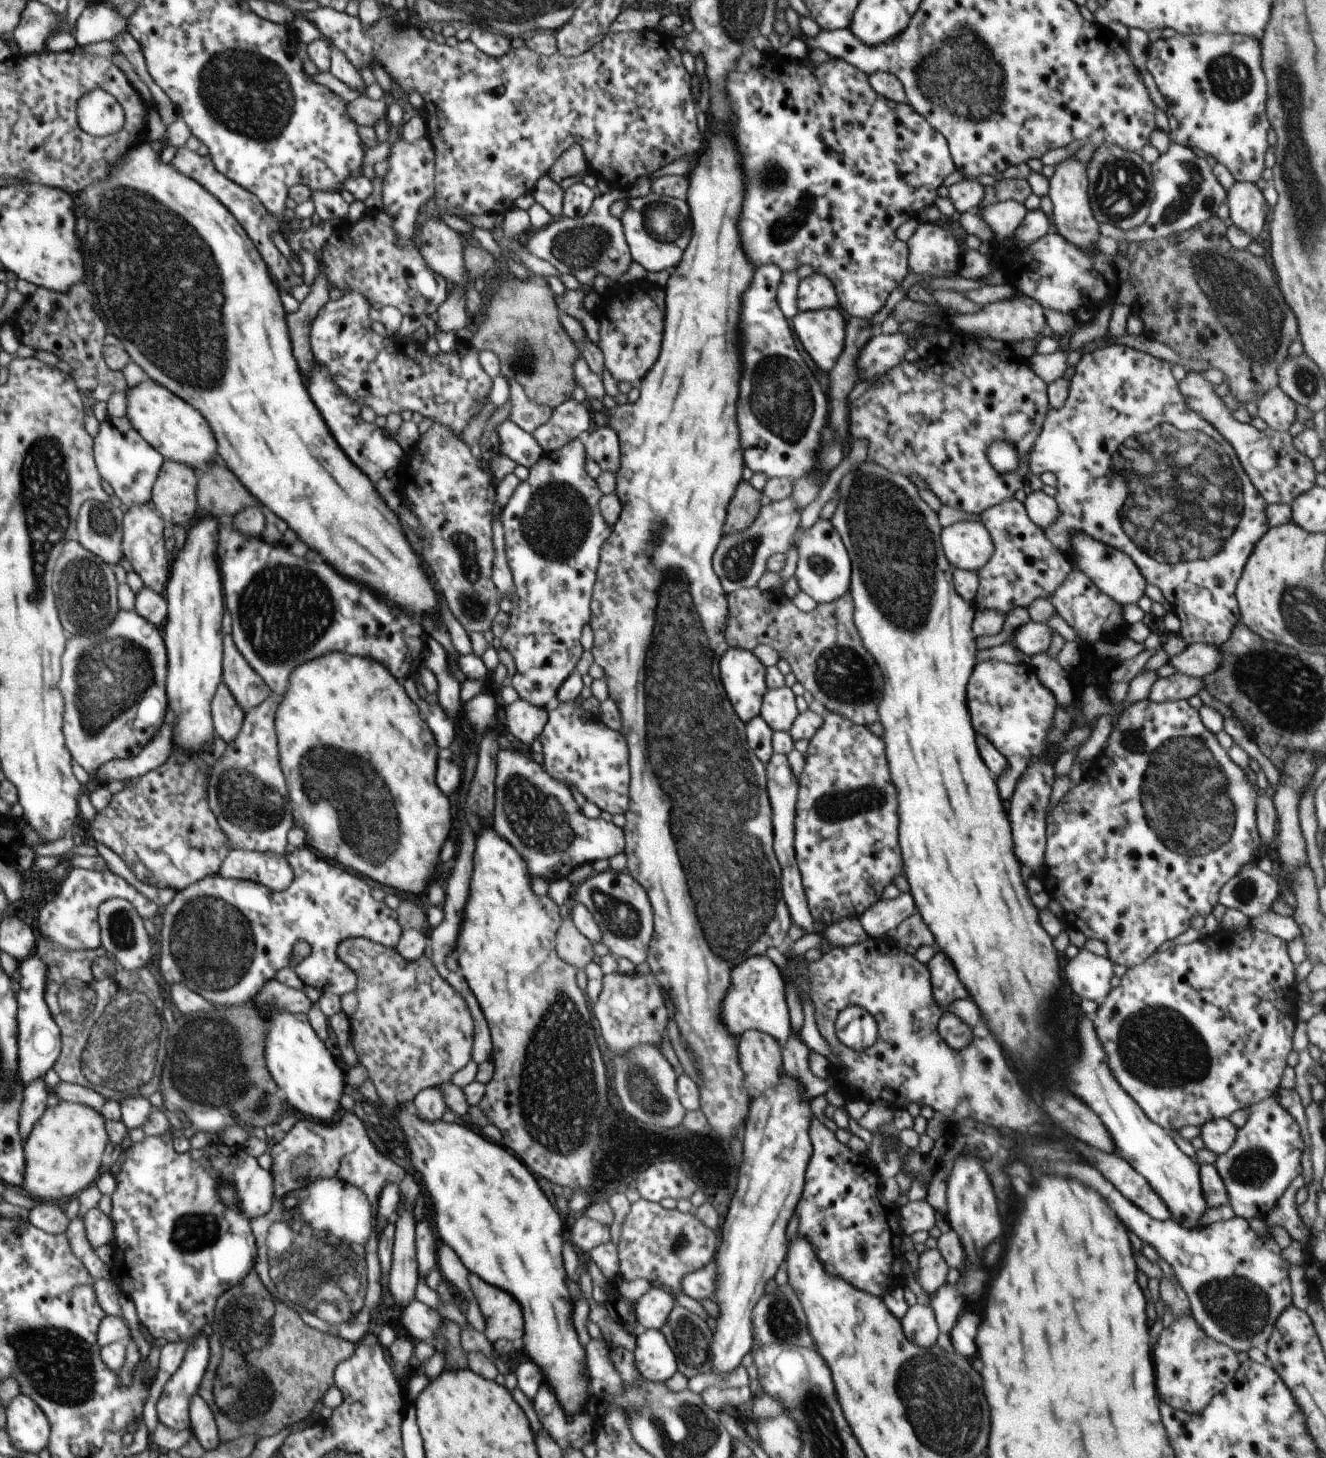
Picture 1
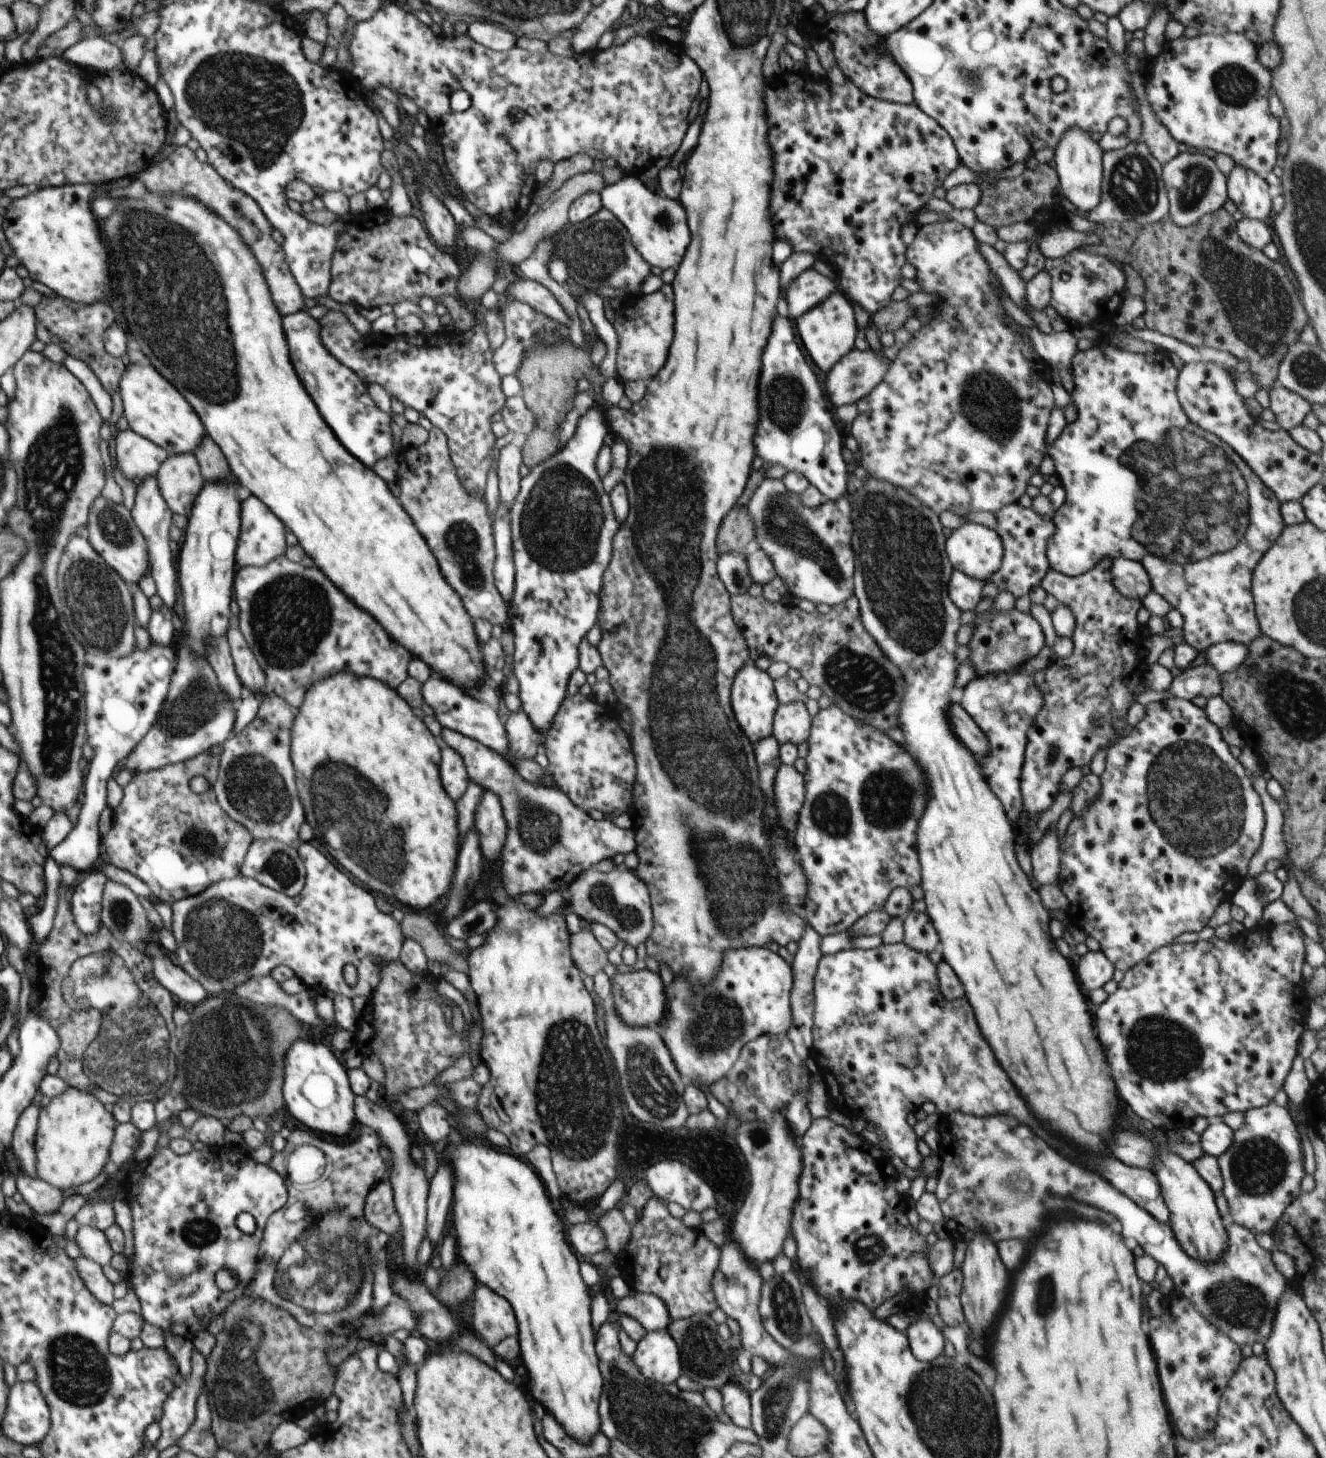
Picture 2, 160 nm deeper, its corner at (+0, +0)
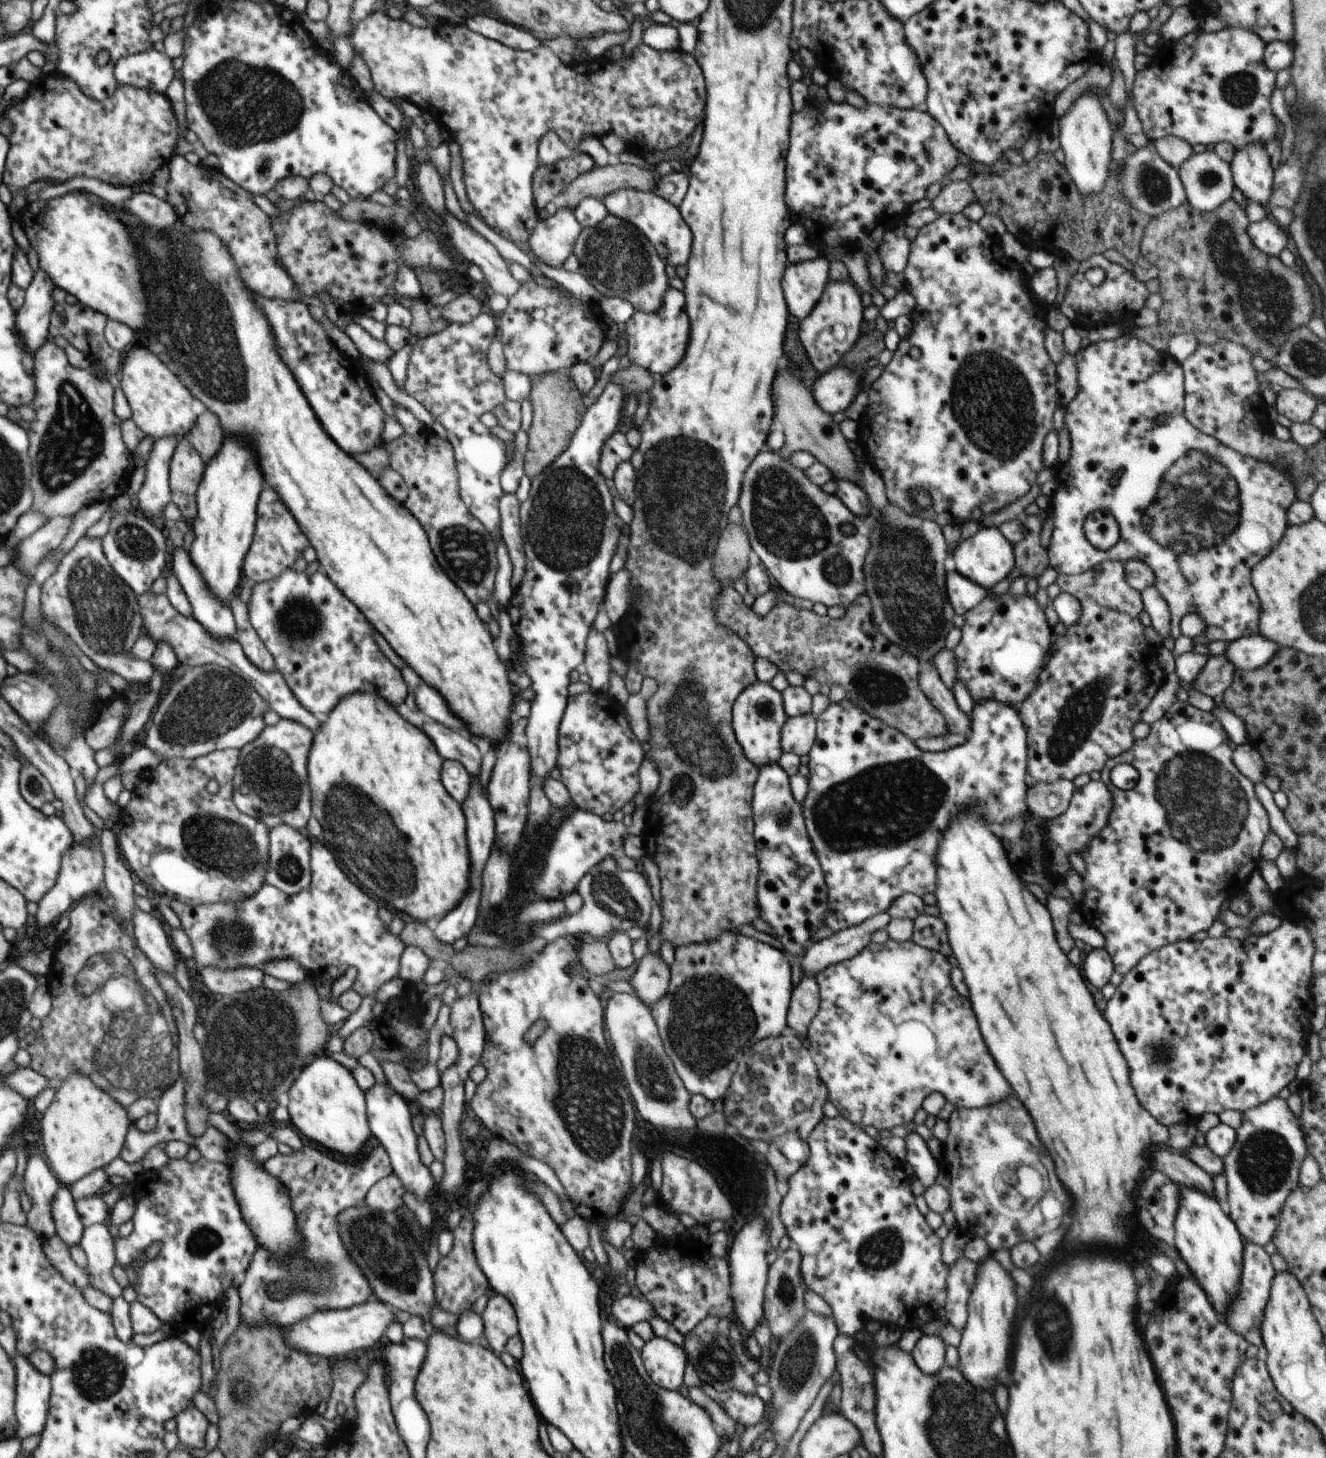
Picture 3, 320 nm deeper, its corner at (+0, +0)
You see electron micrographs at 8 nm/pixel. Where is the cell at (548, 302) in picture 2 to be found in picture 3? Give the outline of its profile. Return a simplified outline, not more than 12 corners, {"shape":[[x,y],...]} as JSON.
{"shape":[[448,209],[441,218],[456,252],[484,273],[494,292],[521,285],[509,262]]}

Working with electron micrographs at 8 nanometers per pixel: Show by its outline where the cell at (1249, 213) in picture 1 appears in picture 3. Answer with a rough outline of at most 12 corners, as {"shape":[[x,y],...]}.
{"shape":[[1264,143],[1235,151],[1234,184],[1267,208],[1275,170]]}

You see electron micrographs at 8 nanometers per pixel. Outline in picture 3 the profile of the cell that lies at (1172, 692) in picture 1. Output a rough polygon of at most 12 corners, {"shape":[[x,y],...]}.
{"shape":[[1223,653],[1208,662],[1192,684],[1214,698],[1231,684],[1237,671]]}

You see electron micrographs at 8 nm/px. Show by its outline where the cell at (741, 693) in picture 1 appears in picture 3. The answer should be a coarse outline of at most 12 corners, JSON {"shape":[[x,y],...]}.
{"shape":[[769,683],[745,687],[731,720],[757,768],[782,756],[787,719]]}

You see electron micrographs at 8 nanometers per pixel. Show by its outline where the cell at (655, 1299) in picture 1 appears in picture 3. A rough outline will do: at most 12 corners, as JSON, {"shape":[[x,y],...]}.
{"shape":[[625,1296],[610,1308],[616,1324],[632,1329],[657,1315],[644,1298]]}

